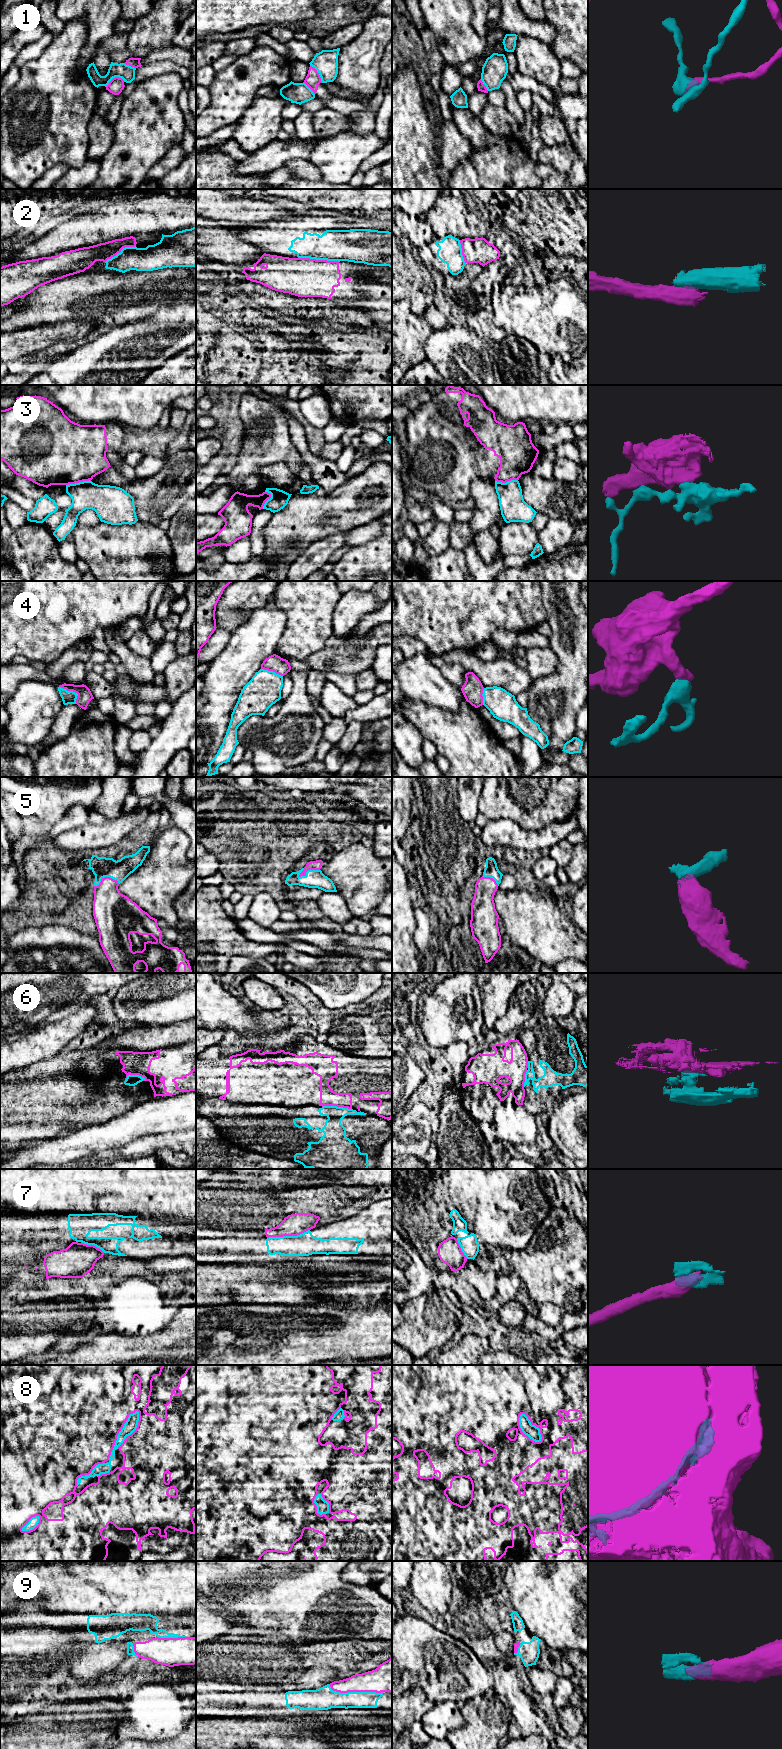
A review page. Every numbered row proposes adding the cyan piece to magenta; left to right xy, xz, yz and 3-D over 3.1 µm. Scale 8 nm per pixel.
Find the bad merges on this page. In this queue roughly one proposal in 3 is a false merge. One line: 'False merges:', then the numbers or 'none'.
False merges: 1, 2, 3, 4, 6, 7

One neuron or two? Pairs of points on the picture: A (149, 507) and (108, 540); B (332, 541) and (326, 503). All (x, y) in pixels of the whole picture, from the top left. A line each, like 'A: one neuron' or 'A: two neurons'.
A: two neurons
B: two neurons

